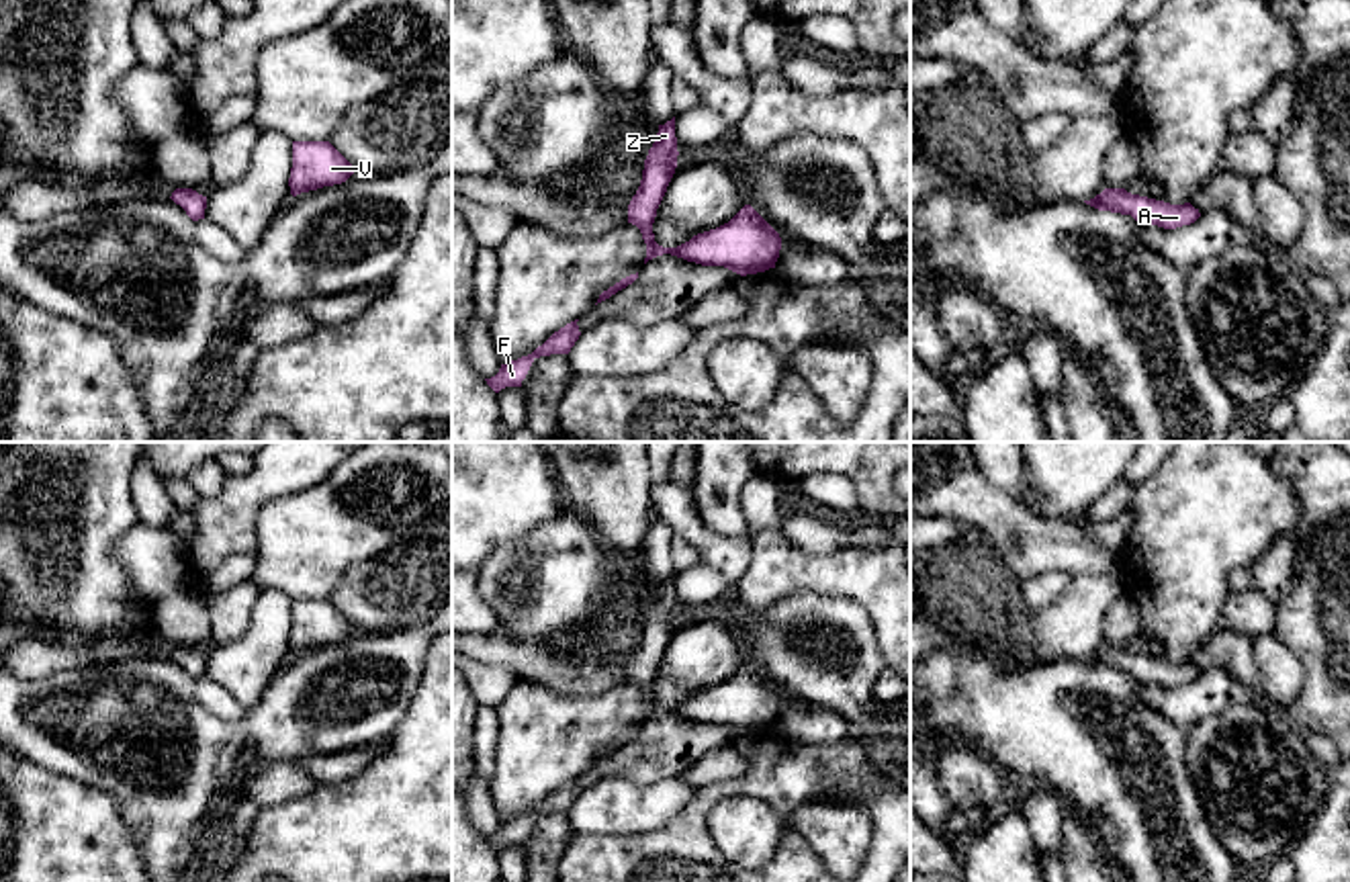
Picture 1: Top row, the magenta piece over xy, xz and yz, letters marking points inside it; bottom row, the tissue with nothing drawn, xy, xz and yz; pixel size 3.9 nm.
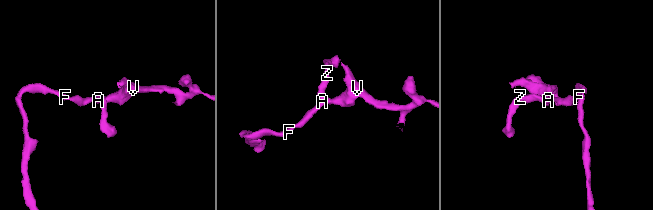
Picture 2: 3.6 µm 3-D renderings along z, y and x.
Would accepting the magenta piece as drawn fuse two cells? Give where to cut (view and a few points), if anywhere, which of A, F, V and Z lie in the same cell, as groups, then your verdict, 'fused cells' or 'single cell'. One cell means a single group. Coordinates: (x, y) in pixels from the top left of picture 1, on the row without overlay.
no cut; A F V Z; single cell

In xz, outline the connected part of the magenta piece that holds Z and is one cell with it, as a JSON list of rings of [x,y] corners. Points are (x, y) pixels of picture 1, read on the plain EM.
[[[673,575],[659,583],[657,598],[644,618],[640,645],[628,663],[628,681],[640,688],[646,702],[644,722],[671,712],[702,724],[724,724],[740,735],[775,726],[781,696],[751,663],[745,663],[728,681],[698,692],[677,706],[663,706],[655,700],[652,681],[675,632],[677,614]]]

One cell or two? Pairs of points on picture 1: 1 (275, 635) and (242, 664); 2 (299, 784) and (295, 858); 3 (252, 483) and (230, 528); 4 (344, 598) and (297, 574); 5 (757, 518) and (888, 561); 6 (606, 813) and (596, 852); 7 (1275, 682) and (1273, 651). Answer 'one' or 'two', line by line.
1: one
2: two
3: one
4: two
5: two
6: two
7: one

